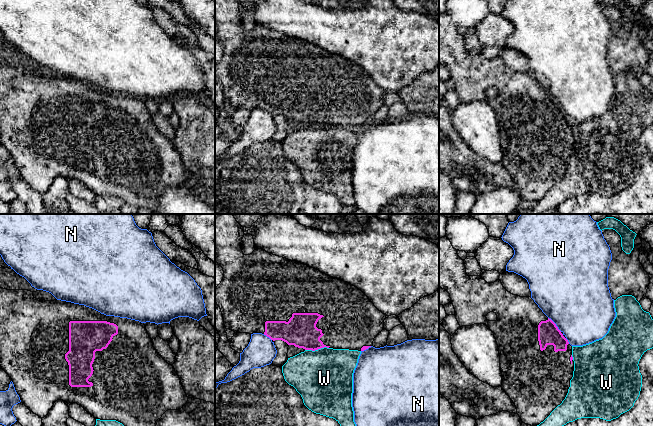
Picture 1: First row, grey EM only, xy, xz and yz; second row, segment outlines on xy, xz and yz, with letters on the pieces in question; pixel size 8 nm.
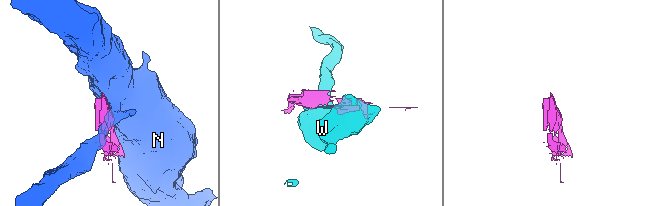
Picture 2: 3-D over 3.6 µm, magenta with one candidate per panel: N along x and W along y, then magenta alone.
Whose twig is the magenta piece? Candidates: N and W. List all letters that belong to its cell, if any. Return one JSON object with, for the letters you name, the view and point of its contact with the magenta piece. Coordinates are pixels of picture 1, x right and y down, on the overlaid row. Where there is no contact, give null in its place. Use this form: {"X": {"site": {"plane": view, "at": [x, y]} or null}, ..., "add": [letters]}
{"add": []}

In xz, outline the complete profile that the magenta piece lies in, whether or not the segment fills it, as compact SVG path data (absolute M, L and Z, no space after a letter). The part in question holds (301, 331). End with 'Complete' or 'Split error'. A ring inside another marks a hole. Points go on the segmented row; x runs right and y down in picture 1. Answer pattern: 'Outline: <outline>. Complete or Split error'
Outline: M215 214L215 252L217 253L215 261L224 271L224 277L221 283L215 288L215 302L221 309L226 329L230 329L235 333L262 333L273 341L282 340L288 345L294 345L295 347L312 351L324 347L364 351L373 345L374 338L384 330L386 315L379 311L361 290L349 283L330 277L315 268L273 255L263 249L255 248L252 254L244 255L241 249L243 237L244 229L232 214Z. Split error

